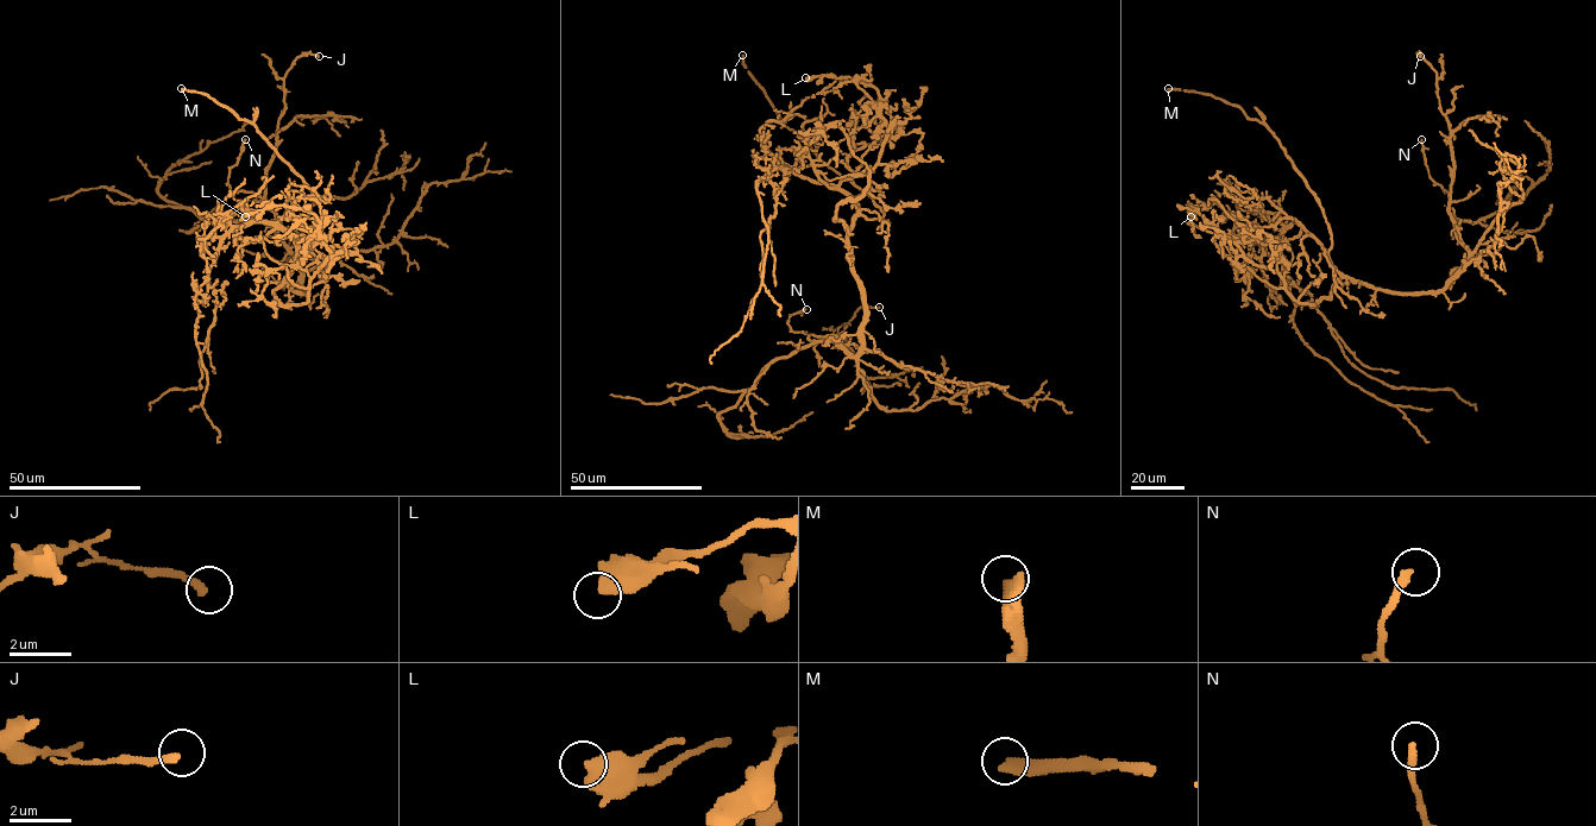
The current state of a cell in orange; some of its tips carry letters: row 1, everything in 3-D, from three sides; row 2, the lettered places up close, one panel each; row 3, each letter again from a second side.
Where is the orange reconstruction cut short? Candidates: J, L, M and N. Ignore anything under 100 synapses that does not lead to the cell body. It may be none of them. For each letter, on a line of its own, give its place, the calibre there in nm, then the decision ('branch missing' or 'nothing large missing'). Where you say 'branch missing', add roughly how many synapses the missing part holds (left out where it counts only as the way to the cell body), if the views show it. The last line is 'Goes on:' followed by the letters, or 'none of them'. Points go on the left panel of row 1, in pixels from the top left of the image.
J: place (319, 56); calibre 240 nm; nothing large missing
L: place (245, 216); calibre 600 nm; nothing large missing
M: place (181, 88); calibre 420 nm; branch missing
N: place (245, 139); calibre 240 nm; nothing large missing
Goes on: M

